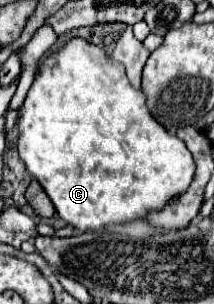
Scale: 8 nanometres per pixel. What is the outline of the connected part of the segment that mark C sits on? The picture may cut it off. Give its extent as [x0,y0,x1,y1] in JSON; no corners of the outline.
[17,37,195,231]

